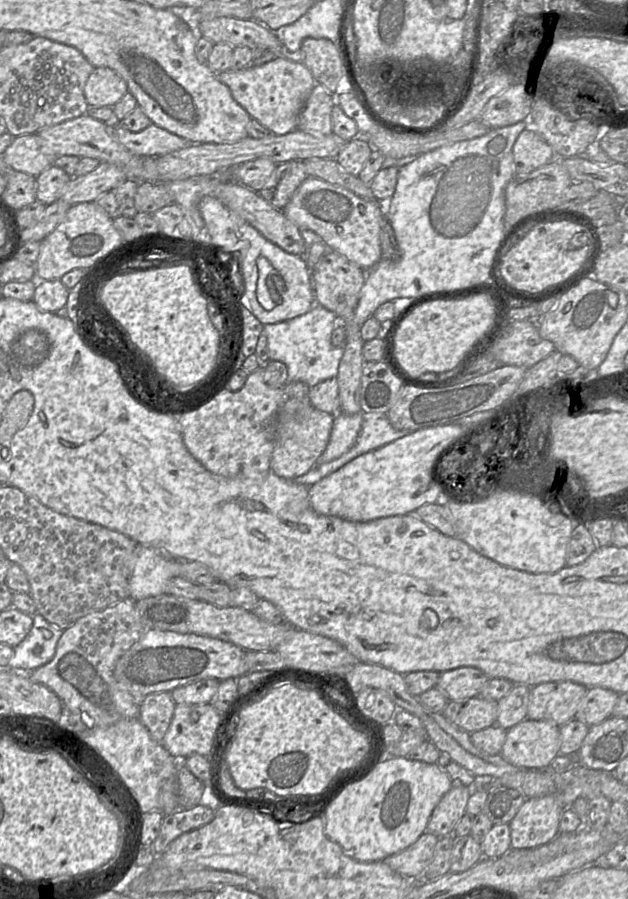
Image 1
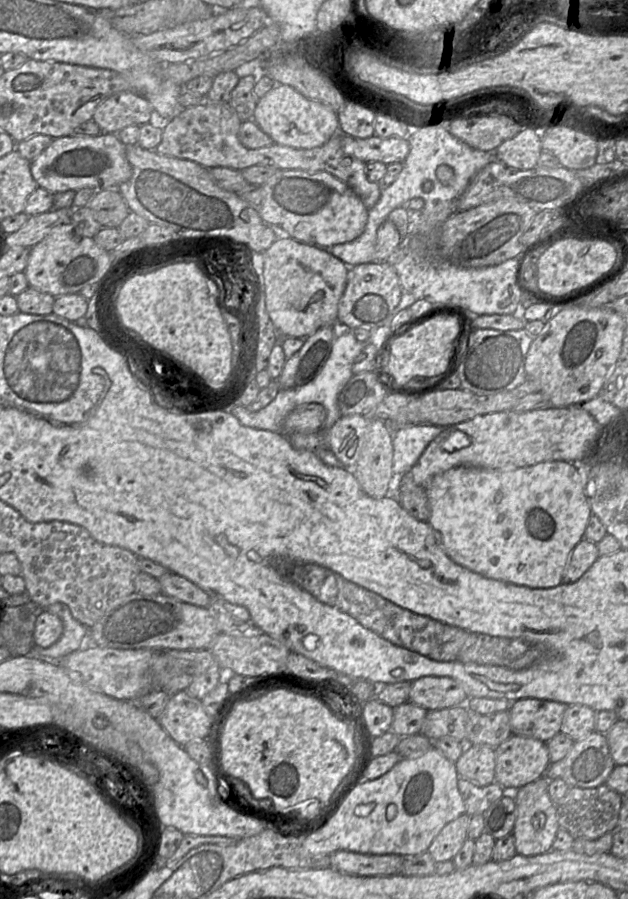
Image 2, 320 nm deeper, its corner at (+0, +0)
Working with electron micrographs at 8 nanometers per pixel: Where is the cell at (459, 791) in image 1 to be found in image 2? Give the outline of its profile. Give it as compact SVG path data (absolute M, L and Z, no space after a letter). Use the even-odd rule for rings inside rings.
M466 813L459 816L446 824L434 838L428 852L436 862L453 860L468 838L467 832L470 818L471 816Z

